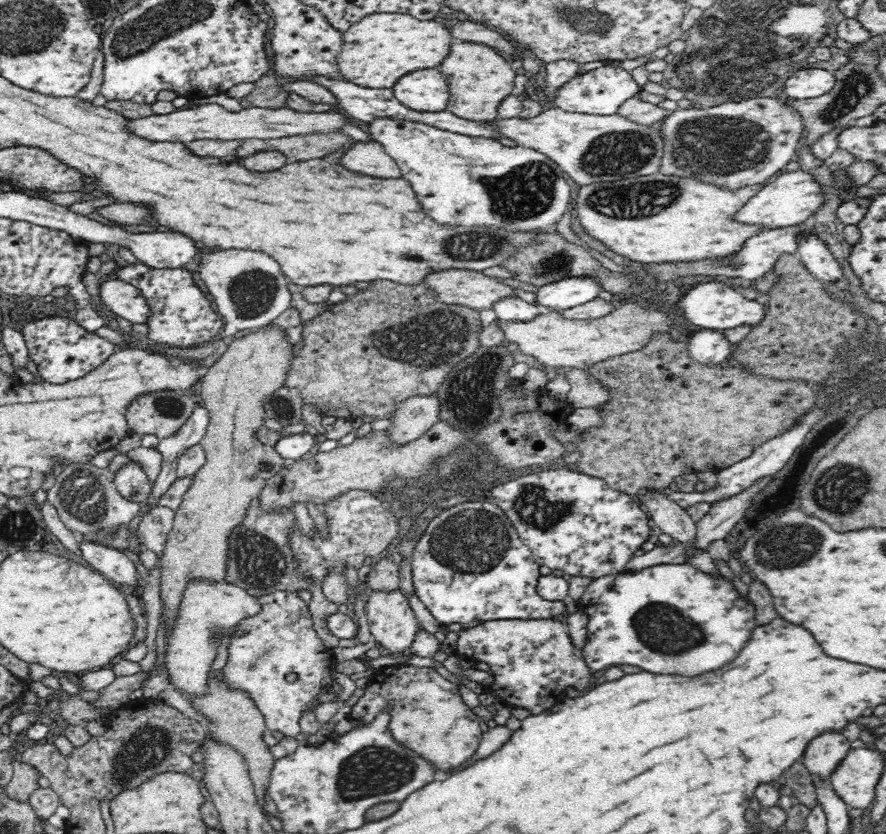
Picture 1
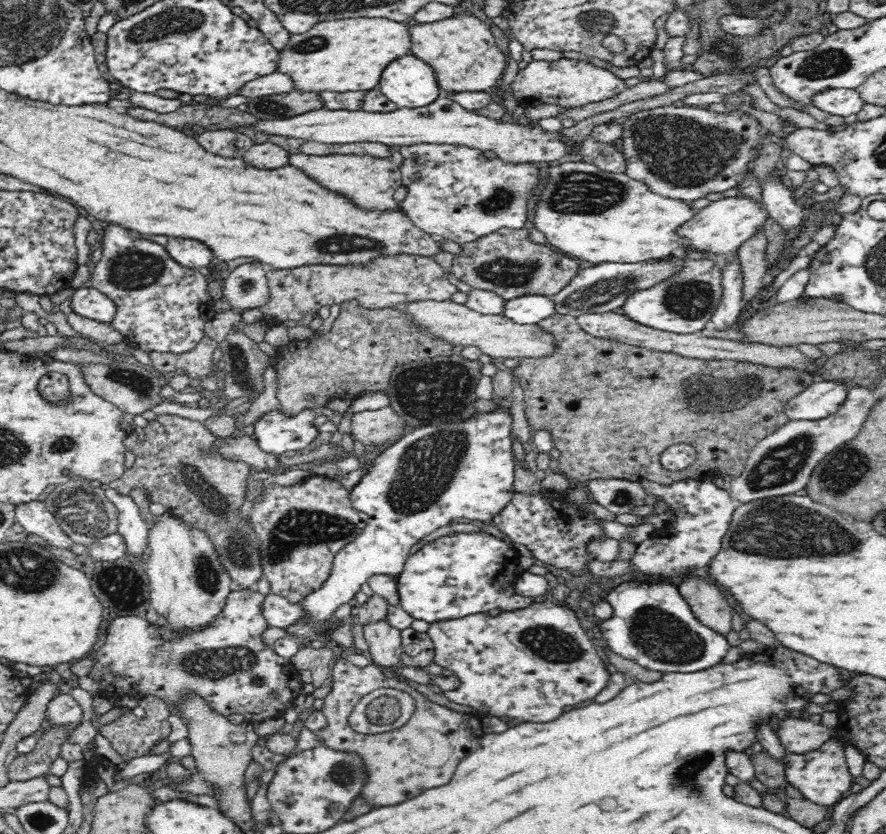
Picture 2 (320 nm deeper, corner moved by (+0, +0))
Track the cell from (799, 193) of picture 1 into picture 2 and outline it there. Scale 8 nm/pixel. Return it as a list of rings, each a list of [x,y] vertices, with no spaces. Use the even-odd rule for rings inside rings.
[[[738,194],[712,201],[708,206],[698,210],[697,216],[680,228],[680,233],[688,239],[688,249],[726,254],[736,252],[742,243],[762,233],[769,219],[769,210],[766,209],[761,194],[758,198]]]

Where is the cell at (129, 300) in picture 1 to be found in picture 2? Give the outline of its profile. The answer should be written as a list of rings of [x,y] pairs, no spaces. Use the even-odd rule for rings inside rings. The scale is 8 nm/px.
[[[94,287],[76,288],[70,299],[76,313],[92,320],[111,323],[118,312],[117,302]]]

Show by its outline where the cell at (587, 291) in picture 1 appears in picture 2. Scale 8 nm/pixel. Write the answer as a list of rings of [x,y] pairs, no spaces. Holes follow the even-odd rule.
[[[527,294],[507,300],[504,316],[518,324],[538,324],[556,314],[556,303],[550,295]]]

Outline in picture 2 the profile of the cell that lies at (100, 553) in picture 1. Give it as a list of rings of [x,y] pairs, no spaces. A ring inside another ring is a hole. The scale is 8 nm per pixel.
[[[45,501],[21,504],[18,512],[18,520],[27,532],[44,538],[48,544],[62,550],[72,550],[76,546],[76,541],[60,527],[56,515],[47,509]]]

